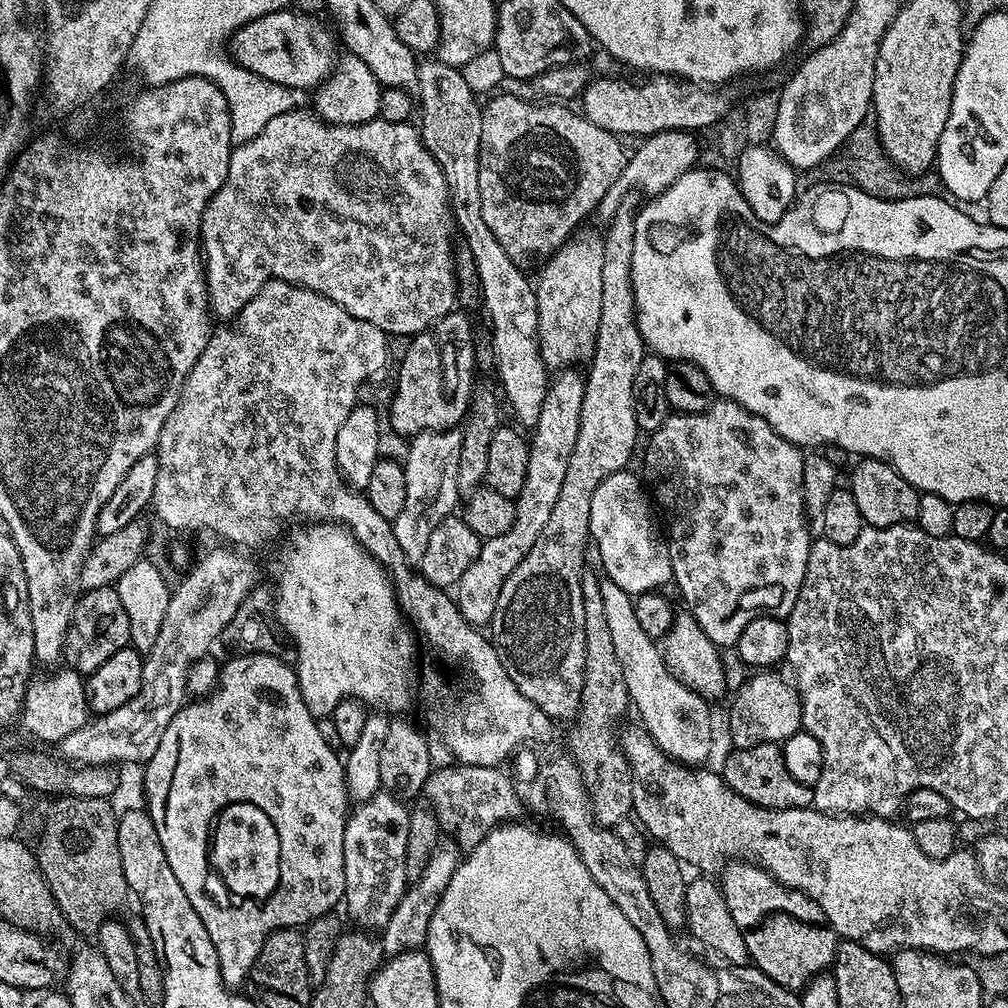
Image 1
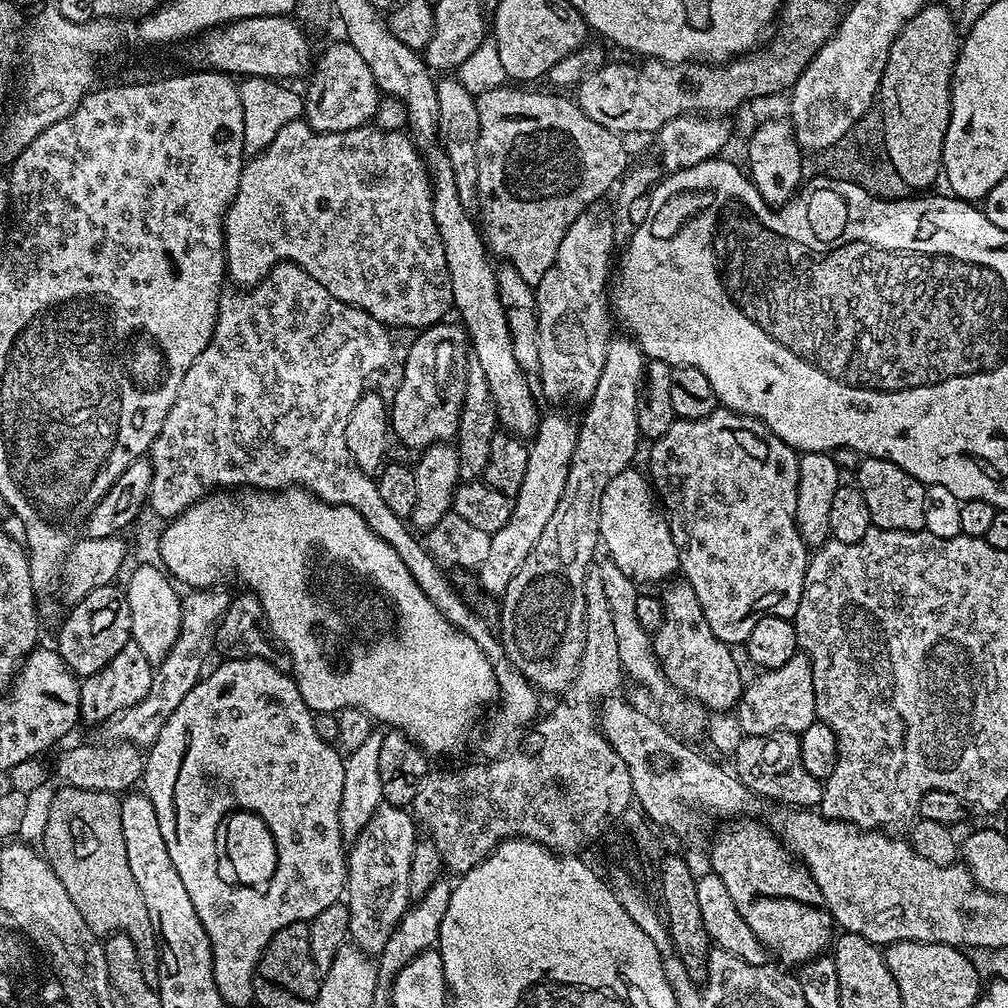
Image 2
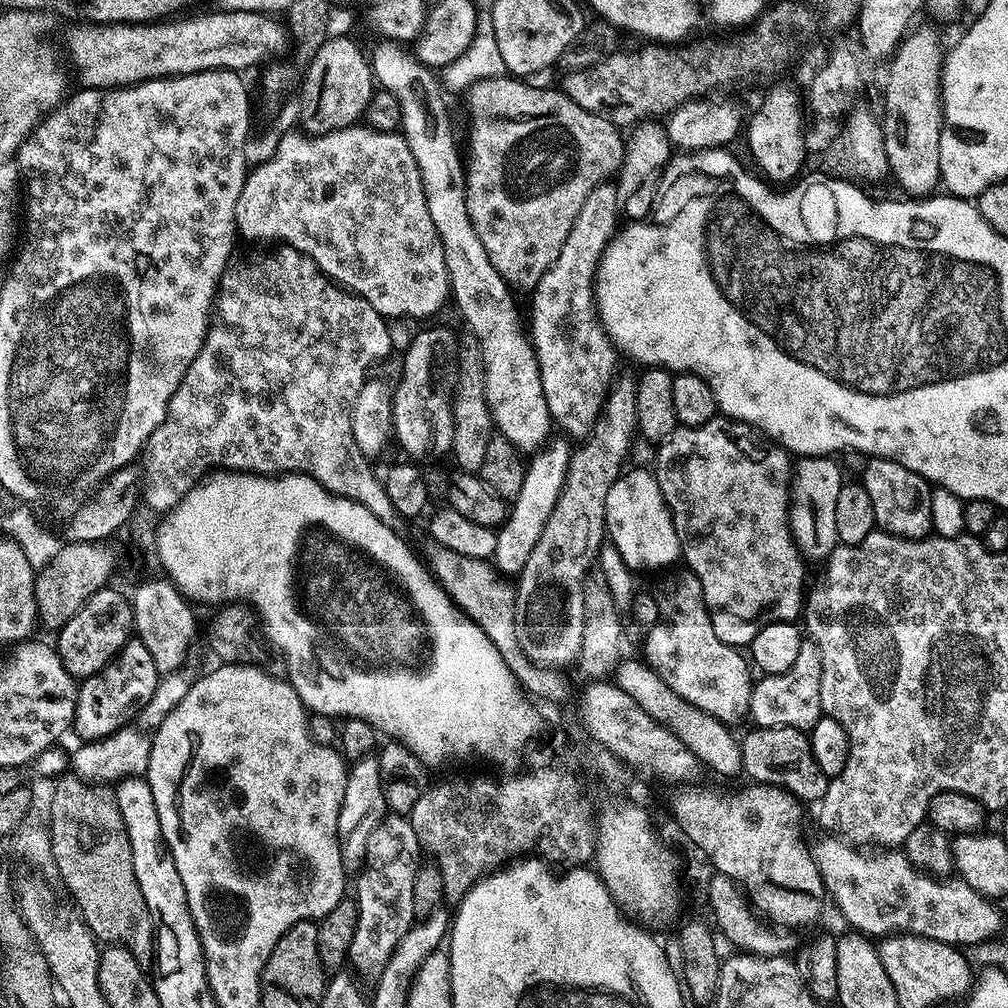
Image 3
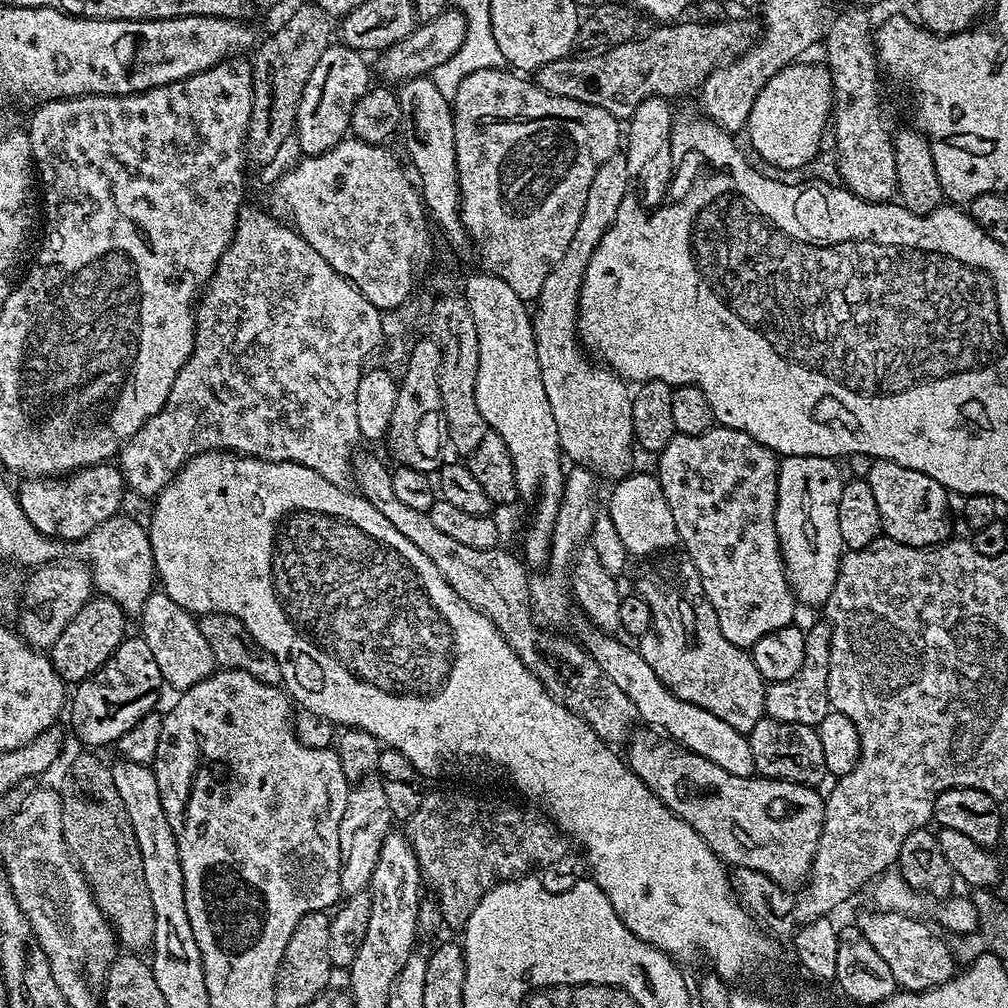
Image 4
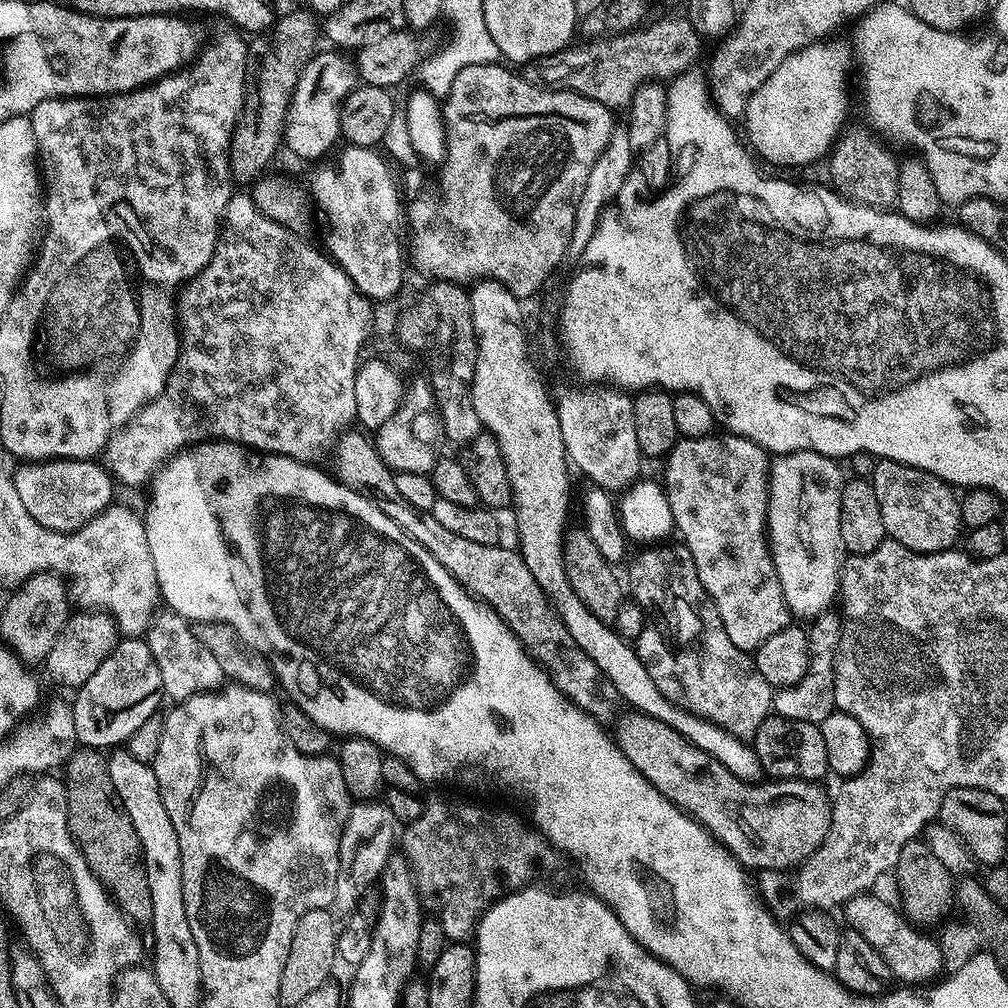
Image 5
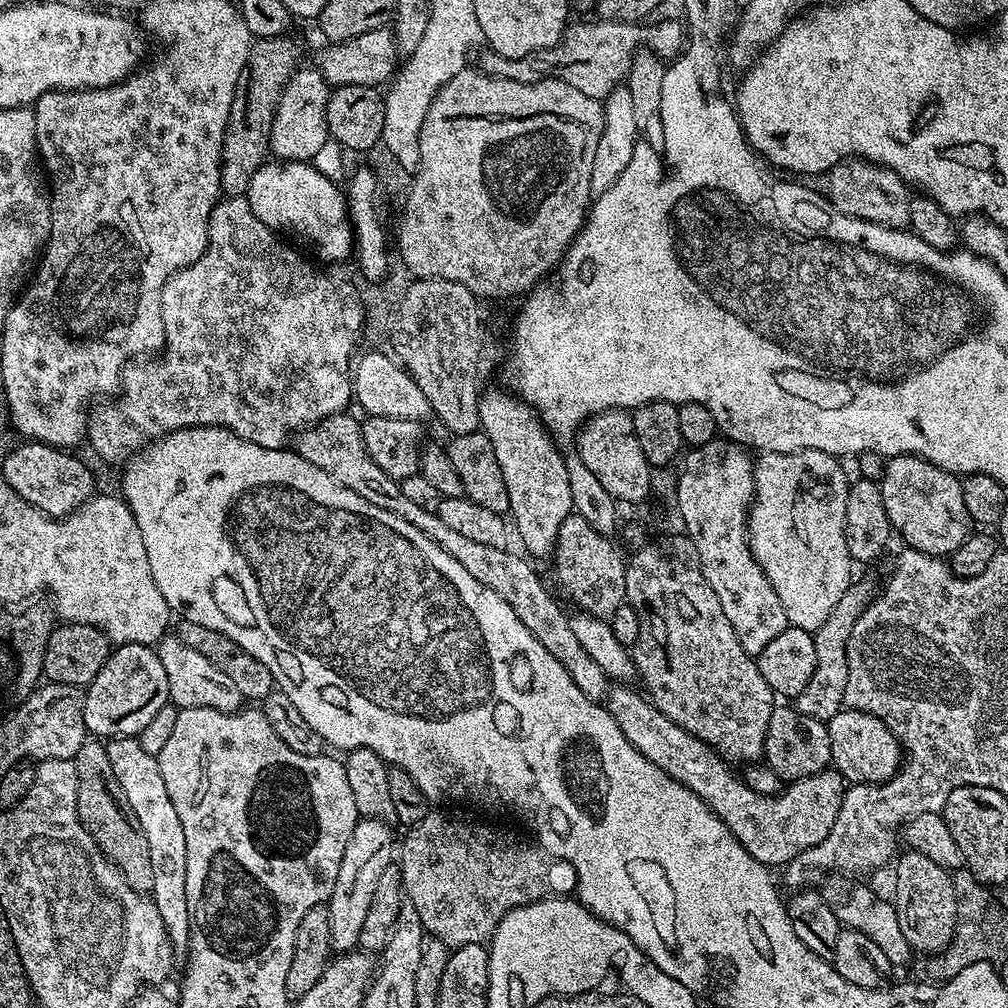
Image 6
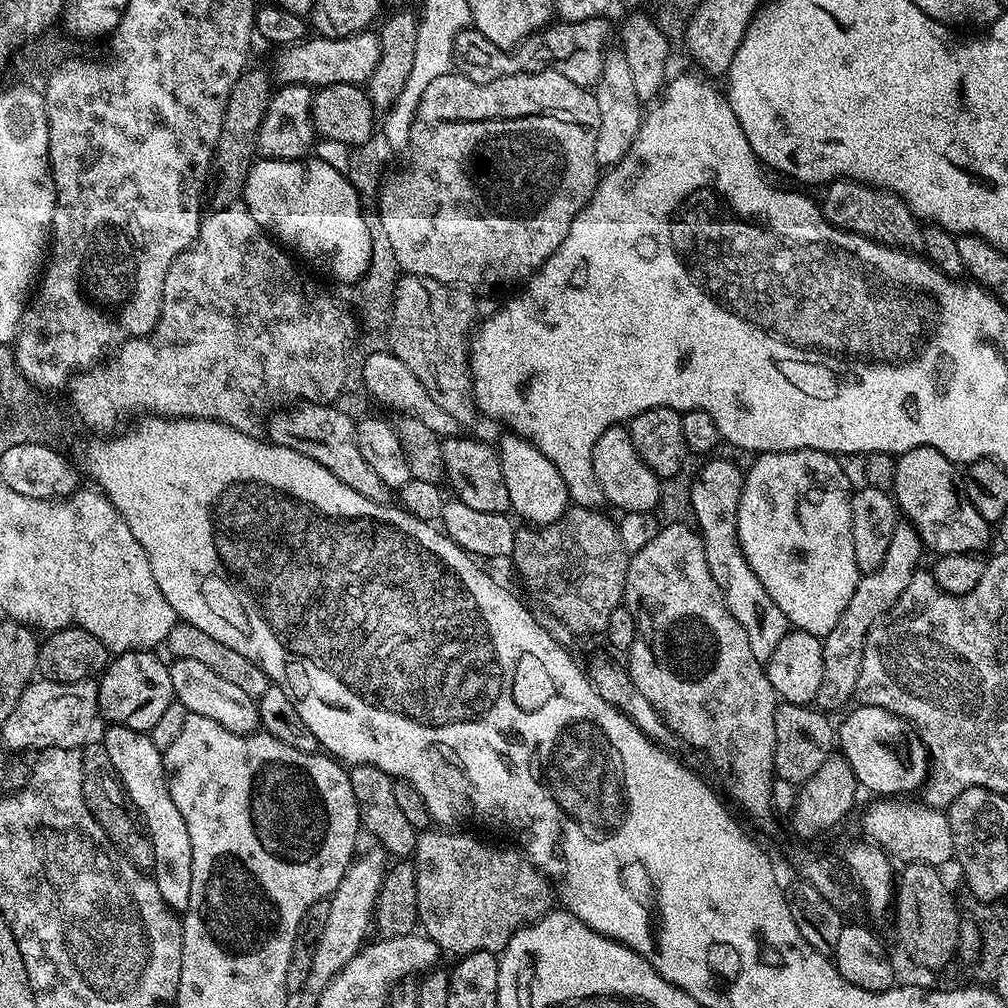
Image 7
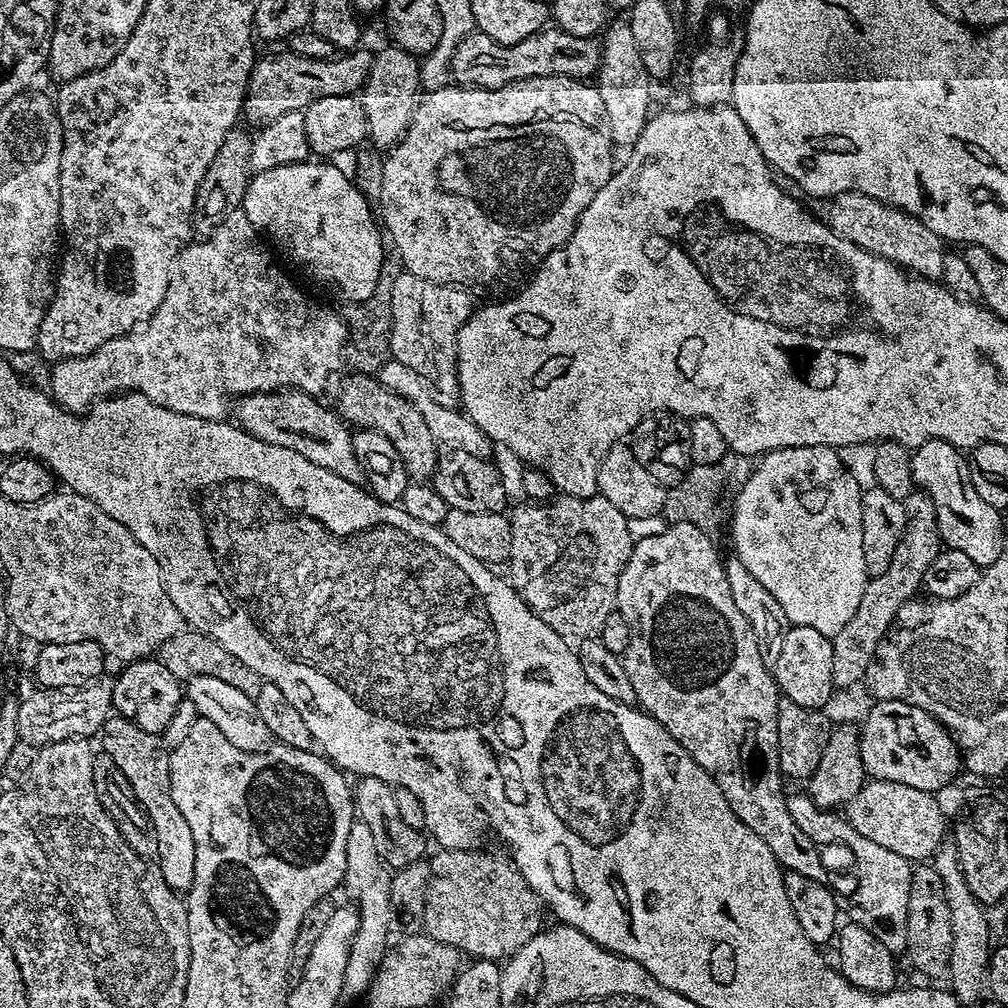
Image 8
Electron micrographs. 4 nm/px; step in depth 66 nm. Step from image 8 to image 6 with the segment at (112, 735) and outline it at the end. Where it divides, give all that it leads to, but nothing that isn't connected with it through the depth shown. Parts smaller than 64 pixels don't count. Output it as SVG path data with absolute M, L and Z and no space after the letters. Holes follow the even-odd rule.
M117 736L109 739L107 745L114 778L118 778L118 786L122 786L132 817L138 822L142 834L146 834L146 846L150 846L150 867L154 869L152 901L158 906L158 914L162 914L173 953L180 958L187 957L190 910L186 902L186 833L182 831L182 821L178 818L178 810L174 810L174 802L170 802L170 794L166 794L160 761L146 753L134 736Z

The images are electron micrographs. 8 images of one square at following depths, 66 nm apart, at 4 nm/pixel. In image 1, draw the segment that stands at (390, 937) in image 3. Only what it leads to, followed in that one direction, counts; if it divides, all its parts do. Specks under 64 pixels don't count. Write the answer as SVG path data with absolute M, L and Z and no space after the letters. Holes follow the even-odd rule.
M381 790L372 795L369 800L361 800L351 809L348 817L348 825L344 831L344 898L343 907L348 907L348 912L357 920L359 927L364 930L382 930L386 926L386 922L390 922L390 914L394 914L394 906L398 906L398 902L402 898L402 894L407 890L410 877L408 875L408 867L406 866L406 838L408 837L408 814L409 809L404 808L405 801L399 796L392 795L387 790Z

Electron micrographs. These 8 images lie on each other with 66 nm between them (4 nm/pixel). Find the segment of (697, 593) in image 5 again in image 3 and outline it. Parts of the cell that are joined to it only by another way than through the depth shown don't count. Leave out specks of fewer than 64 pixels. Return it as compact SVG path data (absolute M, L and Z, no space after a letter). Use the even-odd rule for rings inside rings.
M691 570L683 571L669 571L664 574L669 574L669 576L662 577L660 585L654 588L654 595L660 611L660 623L647 633L648 638L644 644L644 653L642 653L643 659L655 670L658 678L662 678L662 682L666 682L666 686L670 686L670 690L674 690L674 694L686 698L686 702L698 706L698 710L718 718L722 723L736 726L739 720L747 721L750 716L748 708L754 683L753 669L750 667L745 653L744 656L740 653L743 651L739 647L722 642L722 638L718 638L718 634L714 634L712 615L708 613L708 608L704 604L702 586Z

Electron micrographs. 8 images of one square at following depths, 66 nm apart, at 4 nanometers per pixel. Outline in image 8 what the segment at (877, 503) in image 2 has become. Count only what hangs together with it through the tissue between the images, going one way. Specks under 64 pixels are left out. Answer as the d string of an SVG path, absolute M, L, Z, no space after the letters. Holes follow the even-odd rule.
M927 440L911 449L908 464L913 485L928 496L934 506L941 545L962 550L962 554L967 554L970 562L977 564L981 570L998 562L1006 546L1004 524L1000 521L1002 512L982 502L974 490L965 453L945 440Z

